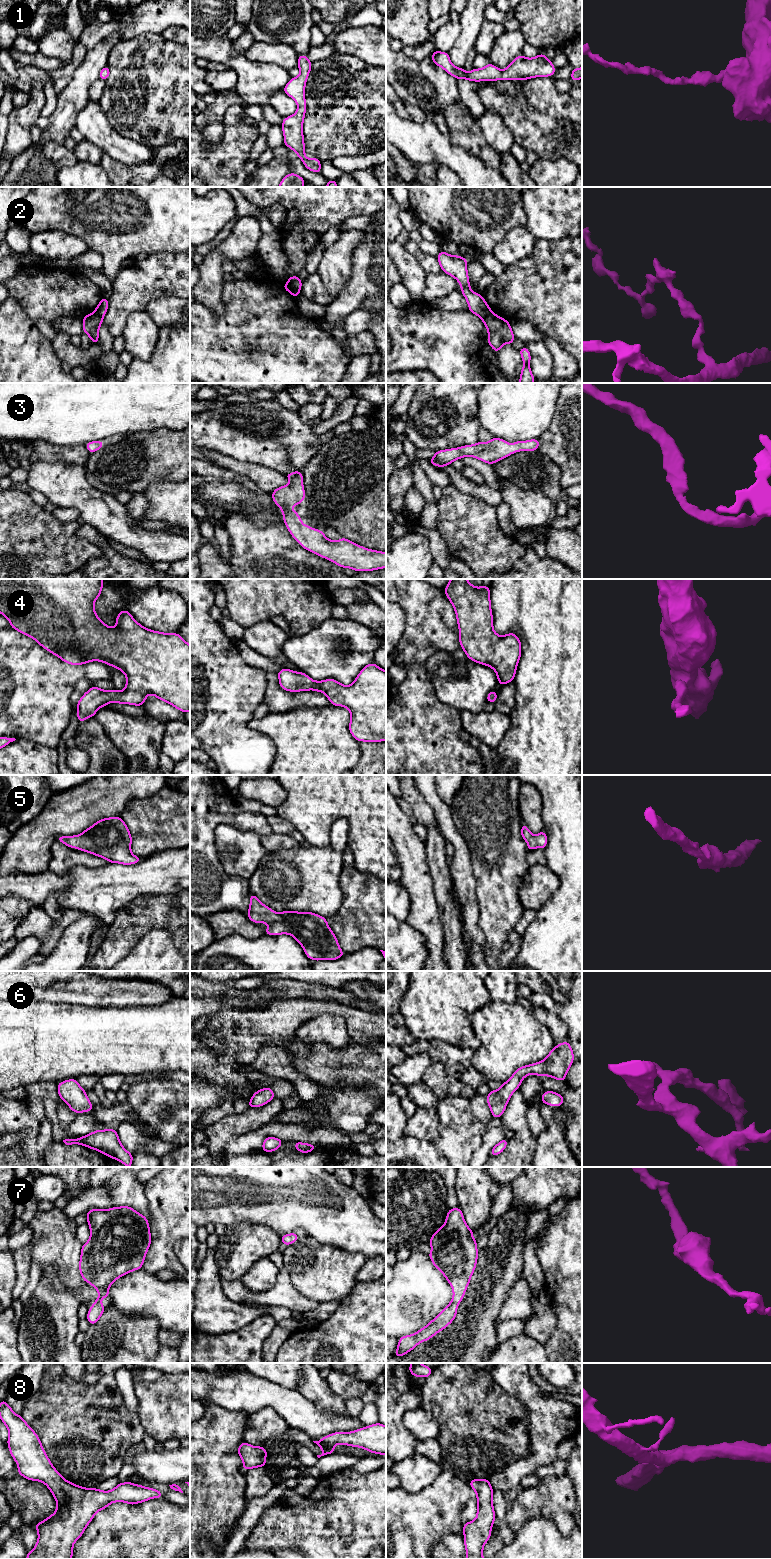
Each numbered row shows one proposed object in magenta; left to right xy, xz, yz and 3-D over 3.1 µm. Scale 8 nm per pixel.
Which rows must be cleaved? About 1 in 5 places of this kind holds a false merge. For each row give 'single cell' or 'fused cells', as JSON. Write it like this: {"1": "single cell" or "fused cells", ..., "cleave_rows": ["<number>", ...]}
{"1": "single cell", "2": "fused cells", "3": "single cell", "4": "single cell", "5": "single cell", "6": "single cell", "7": "single cell", "8": "single cell", "cleave_rows": ["2"]}

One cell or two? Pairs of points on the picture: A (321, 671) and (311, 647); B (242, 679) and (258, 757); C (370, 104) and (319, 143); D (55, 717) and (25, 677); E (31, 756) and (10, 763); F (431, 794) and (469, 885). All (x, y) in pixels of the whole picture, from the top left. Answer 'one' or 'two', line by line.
A: one
B: one
C: one
D: one
E: one
F: one

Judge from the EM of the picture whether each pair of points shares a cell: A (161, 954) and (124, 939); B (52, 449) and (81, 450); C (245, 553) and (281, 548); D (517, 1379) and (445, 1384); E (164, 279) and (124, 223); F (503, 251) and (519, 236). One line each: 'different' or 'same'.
A: different
B: same
C: same
D: different
E: different
F: same

